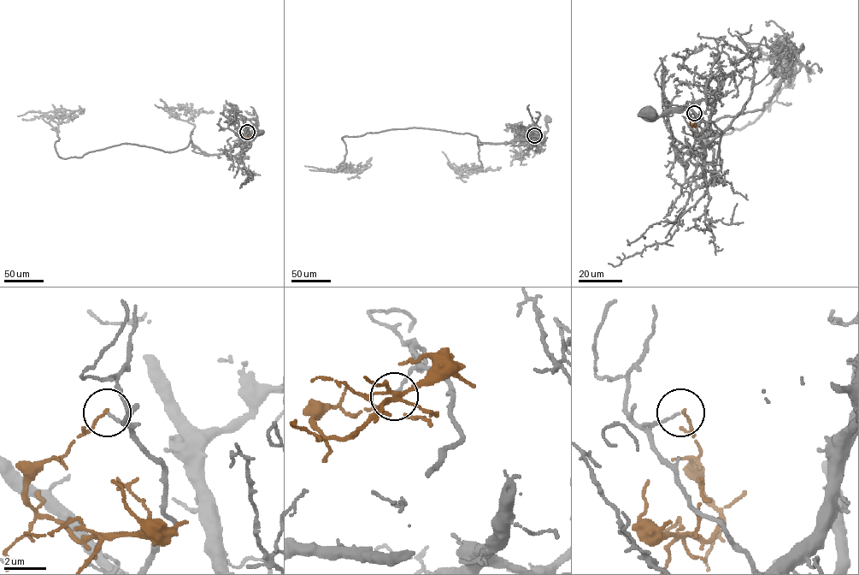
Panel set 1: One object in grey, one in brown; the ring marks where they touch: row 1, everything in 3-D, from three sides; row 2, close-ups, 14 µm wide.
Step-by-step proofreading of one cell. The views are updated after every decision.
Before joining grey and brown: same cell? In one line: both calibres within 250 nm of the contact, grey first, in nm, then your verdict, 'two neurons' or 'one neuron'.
calibres 110 and 130 nm; two neurons

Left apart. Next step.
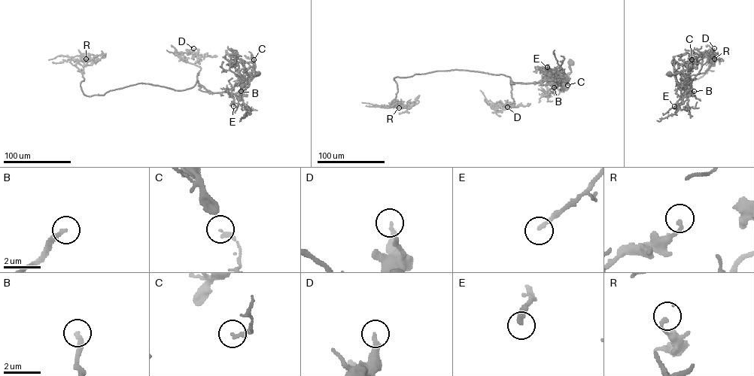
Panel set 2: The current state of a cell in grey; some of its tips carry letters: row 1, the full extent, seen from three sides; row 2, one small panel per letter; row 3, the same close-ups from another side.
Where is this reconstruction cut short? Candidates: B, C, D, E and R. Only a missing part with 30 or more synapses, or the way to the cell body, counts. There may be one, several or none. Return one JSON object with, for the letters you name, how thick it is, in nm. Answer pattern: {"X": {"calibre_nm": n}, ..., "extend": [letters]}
{"B": {"calibre_nm": 220}, "extend": ["B"]}

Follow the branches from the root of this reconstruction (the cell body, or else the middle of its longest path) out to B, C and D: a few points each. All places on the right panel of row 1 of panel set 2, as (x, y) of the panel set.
B: (669, 73), (673, 74), (681, 71), (688, 76), (691, 79), (691, 91), (686, 94), (694, 91)
C: (669, 73), (681, 71), (688, 76), (691, 92), (686, 93), (685, 81), (691, 59)
D: (669, 73), (681, 71), (690, 77), (690, 92), (686, 79), (704, 73), (716, 60), (714, 48)

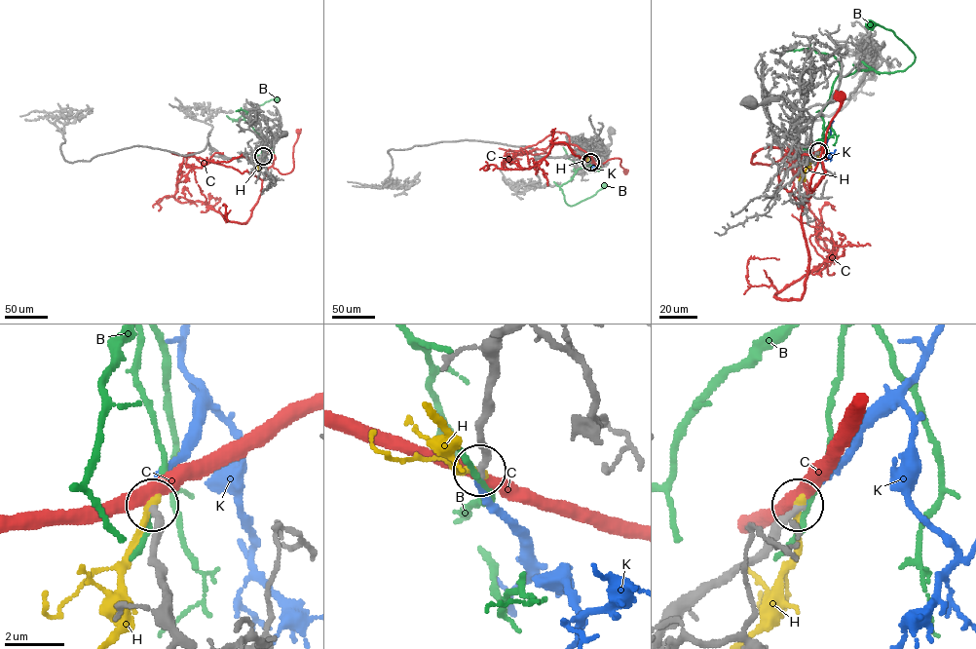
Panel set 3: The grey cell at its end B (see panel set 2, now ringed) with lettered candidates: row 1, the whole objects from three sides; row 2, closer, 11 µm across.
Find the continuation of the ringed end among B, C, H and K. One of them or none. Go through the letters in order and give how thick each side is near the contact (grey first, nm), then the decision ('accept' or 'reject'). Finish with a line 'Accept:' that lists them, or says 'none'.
B: calibres 240 and 160 nm; reject
C: calibres 260 and 420 nm; reject
H: calibres 280 and 280 nm; reject
K: calibres 240 and 240 nm; accept
Accept: K

